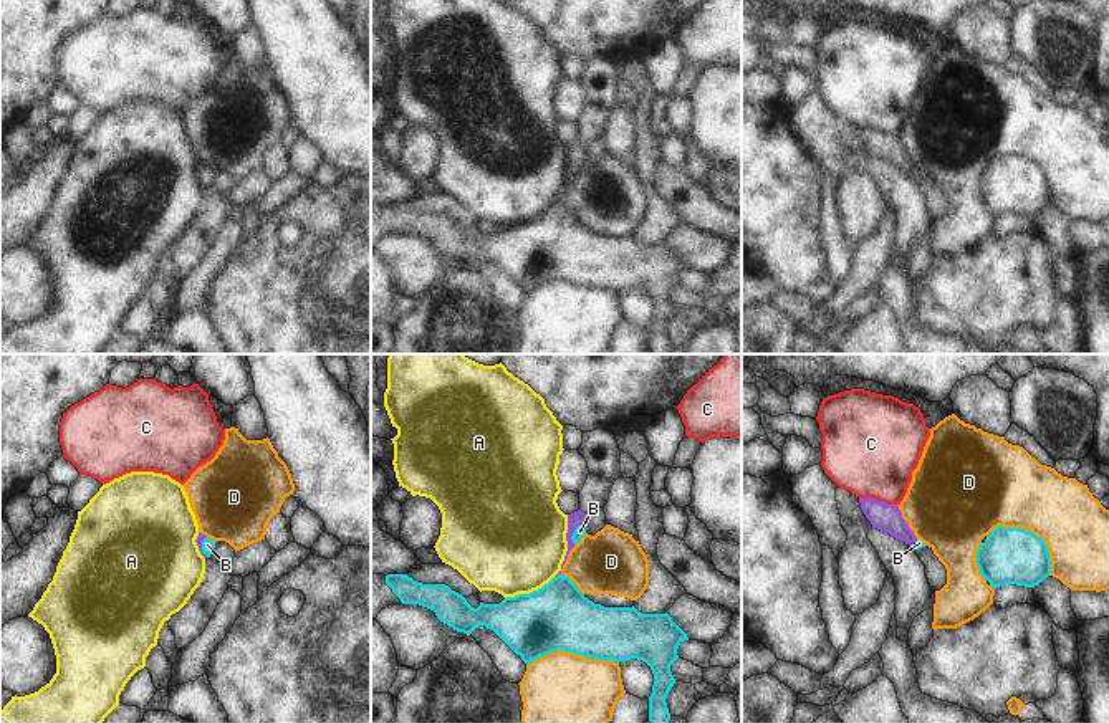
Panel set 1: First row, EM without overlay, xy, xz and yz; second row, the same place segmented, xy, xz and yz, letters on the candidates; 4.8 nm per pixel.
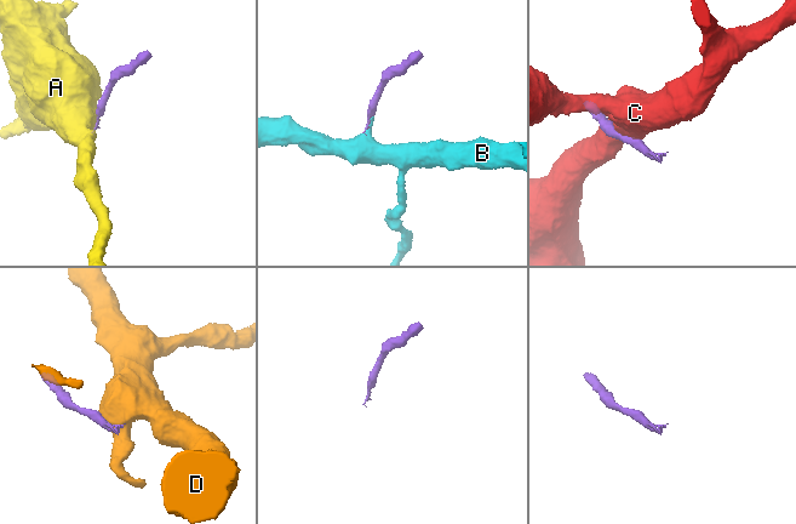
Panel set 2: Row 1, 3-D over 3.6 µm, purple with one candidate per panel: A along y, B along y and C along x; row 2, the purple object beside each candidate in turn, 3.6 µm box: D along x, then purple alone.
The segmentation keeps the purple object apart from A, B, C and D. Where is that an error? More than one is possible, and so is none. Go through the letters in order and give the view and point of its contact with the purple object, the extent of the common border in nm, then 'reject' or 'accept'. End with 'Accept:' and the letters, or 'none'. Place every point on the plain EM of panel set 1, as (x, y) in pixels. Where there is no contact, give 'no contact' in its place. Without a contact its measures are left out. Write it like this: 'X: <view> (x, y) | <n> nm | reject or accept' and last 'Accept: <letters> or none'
A: xz (568, 174) | 300 nm | reject
B: xz (573, 161) | 110 nm | accept
C: yz (878, 129) | 190 nm | reject
D: yz (906, 151) | 200 nm | reject
Accept: B

